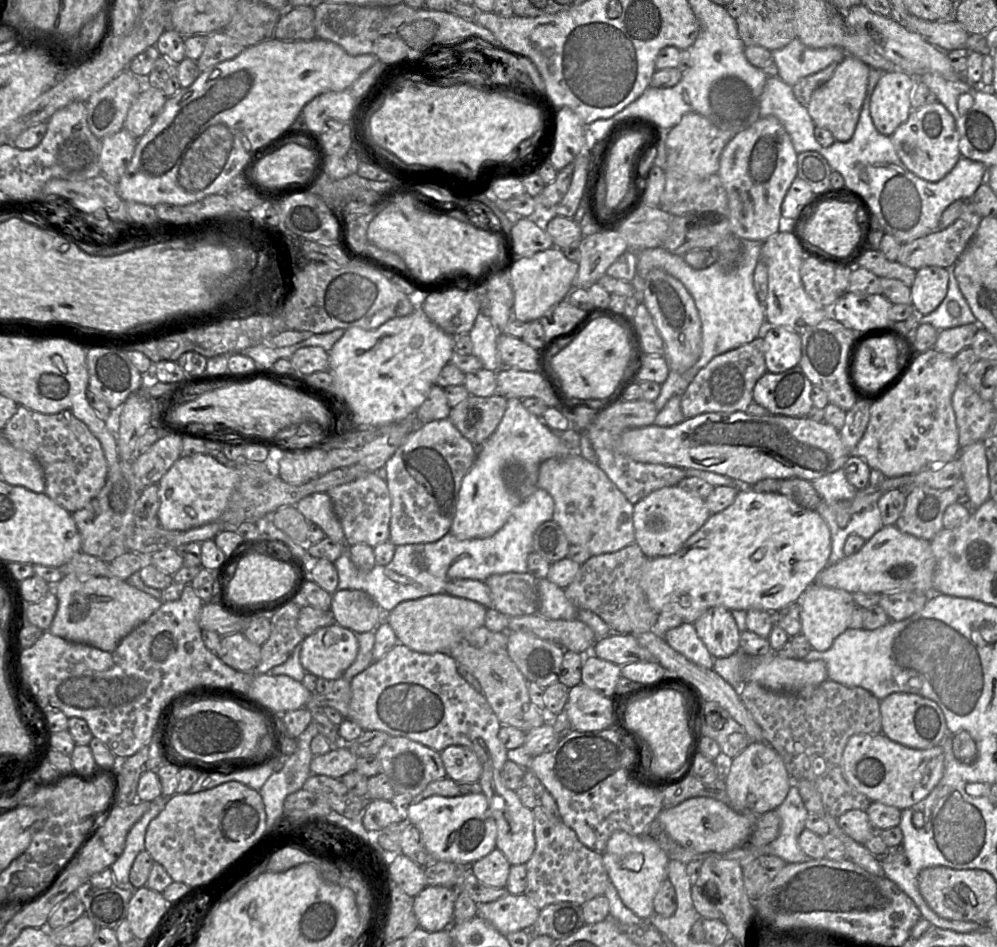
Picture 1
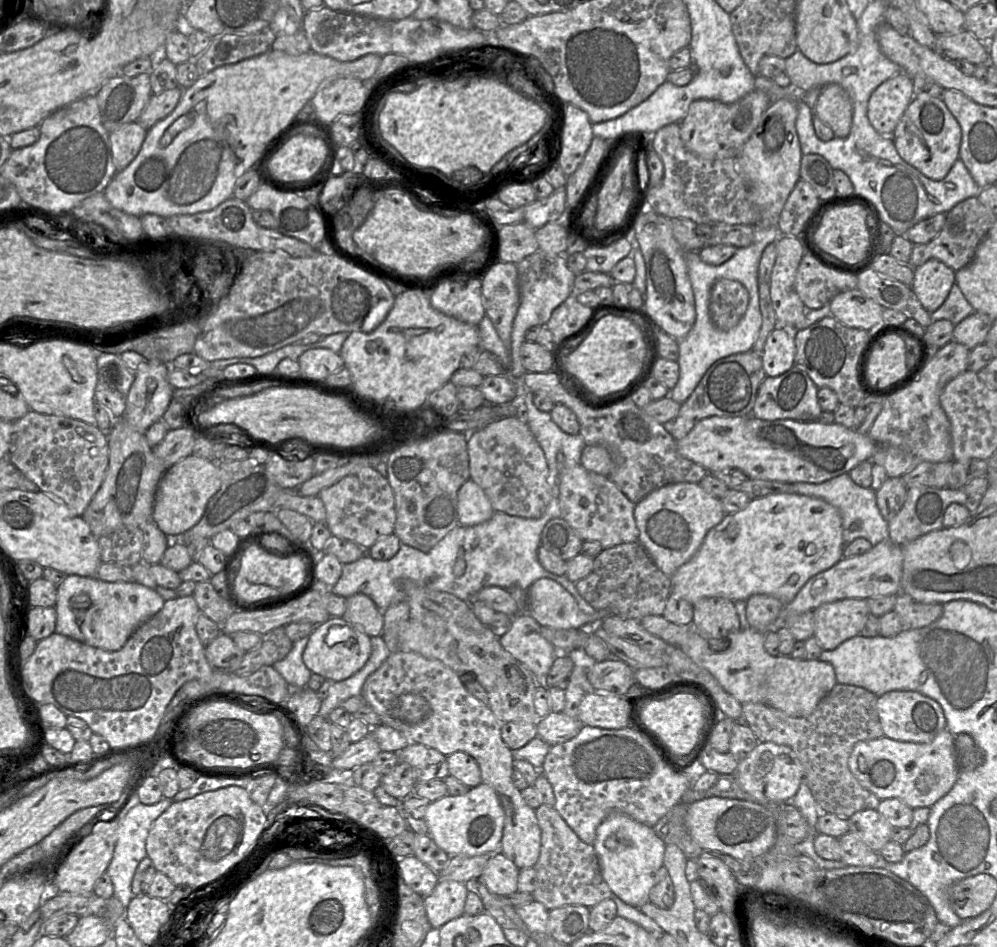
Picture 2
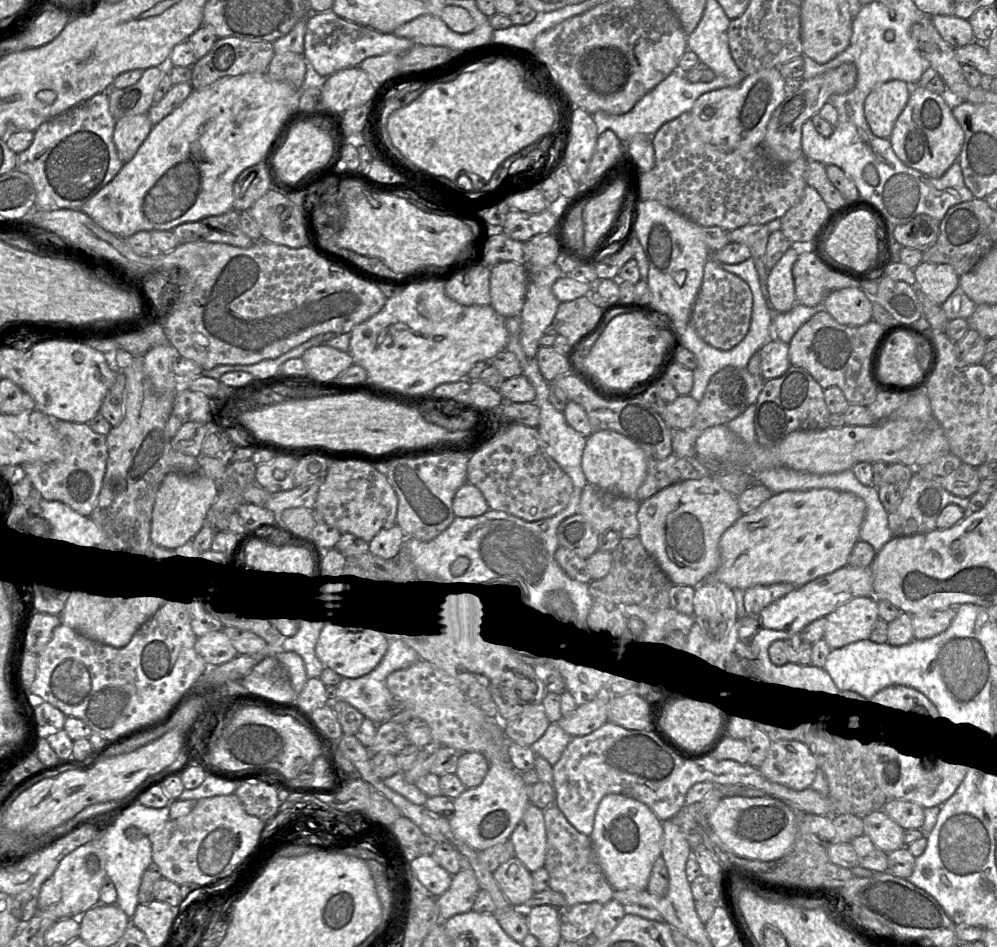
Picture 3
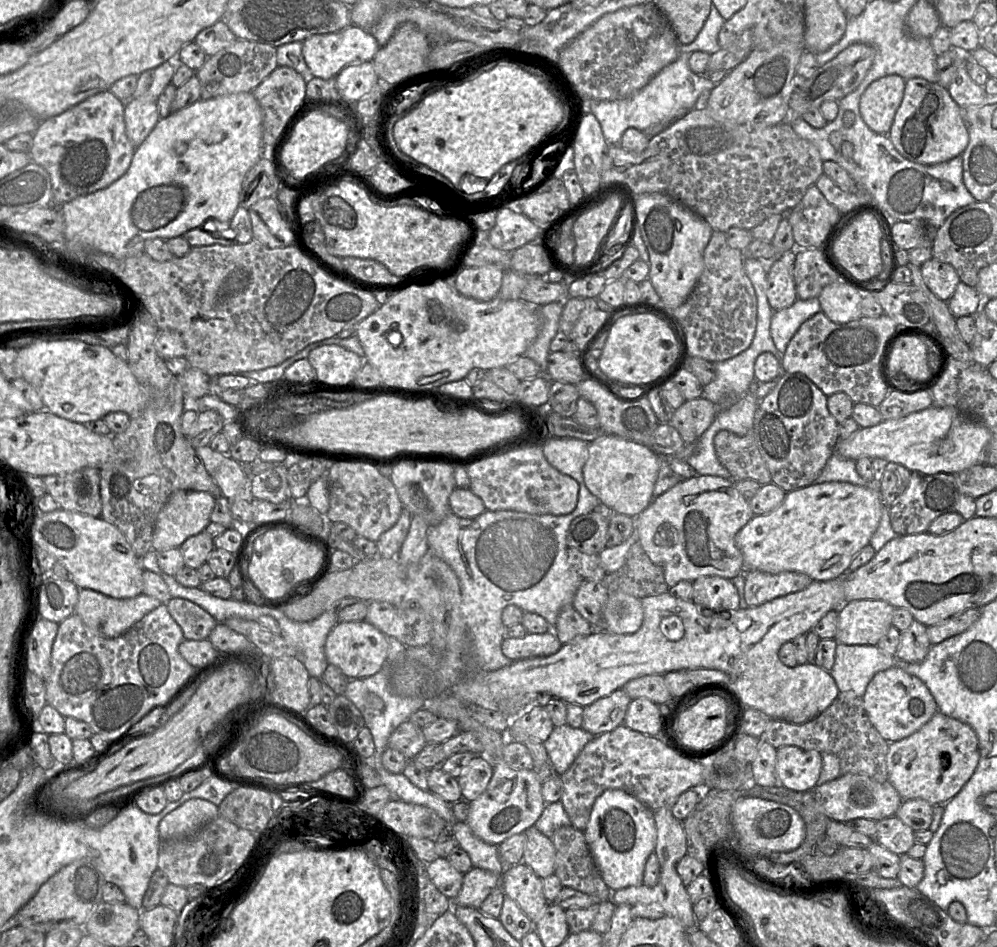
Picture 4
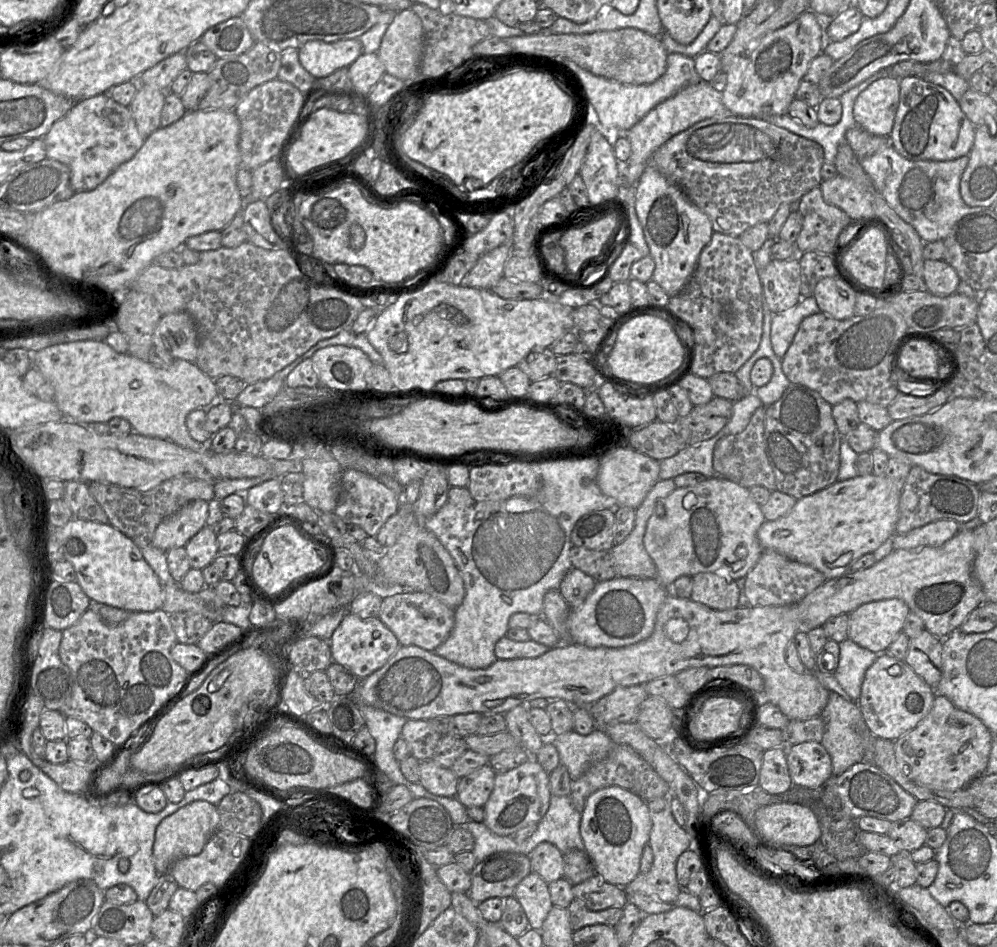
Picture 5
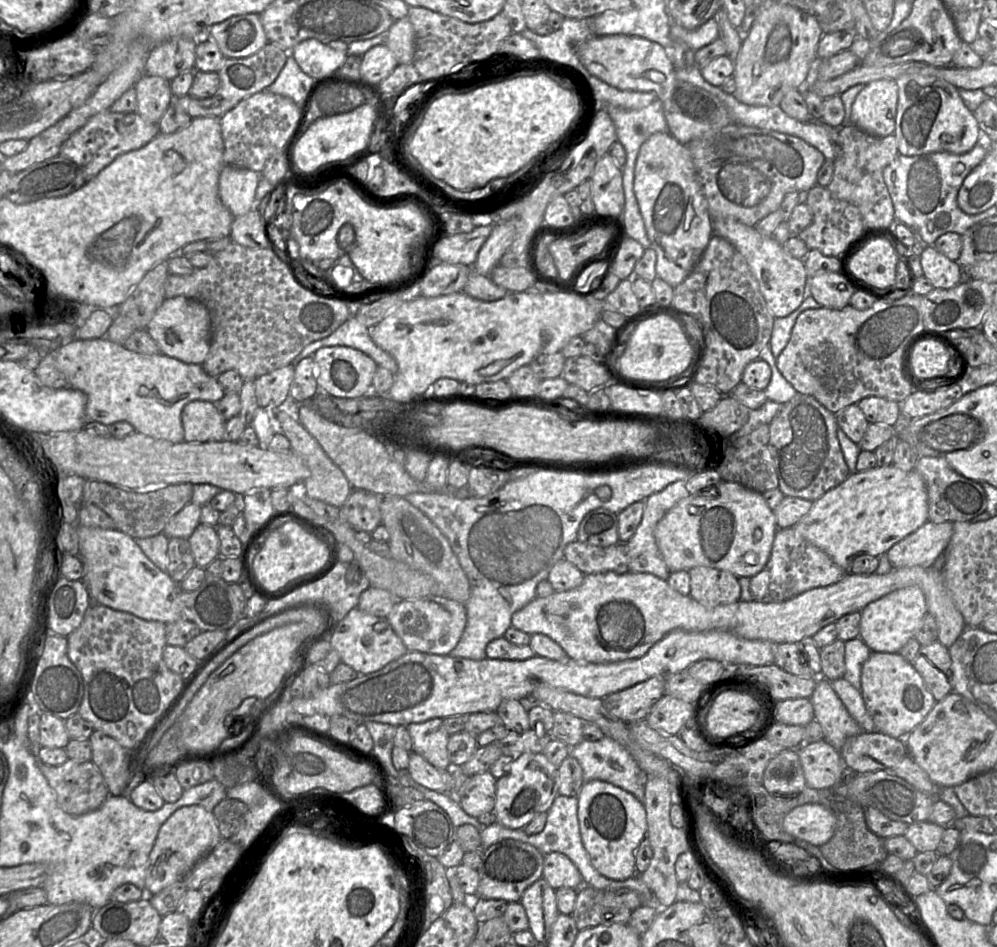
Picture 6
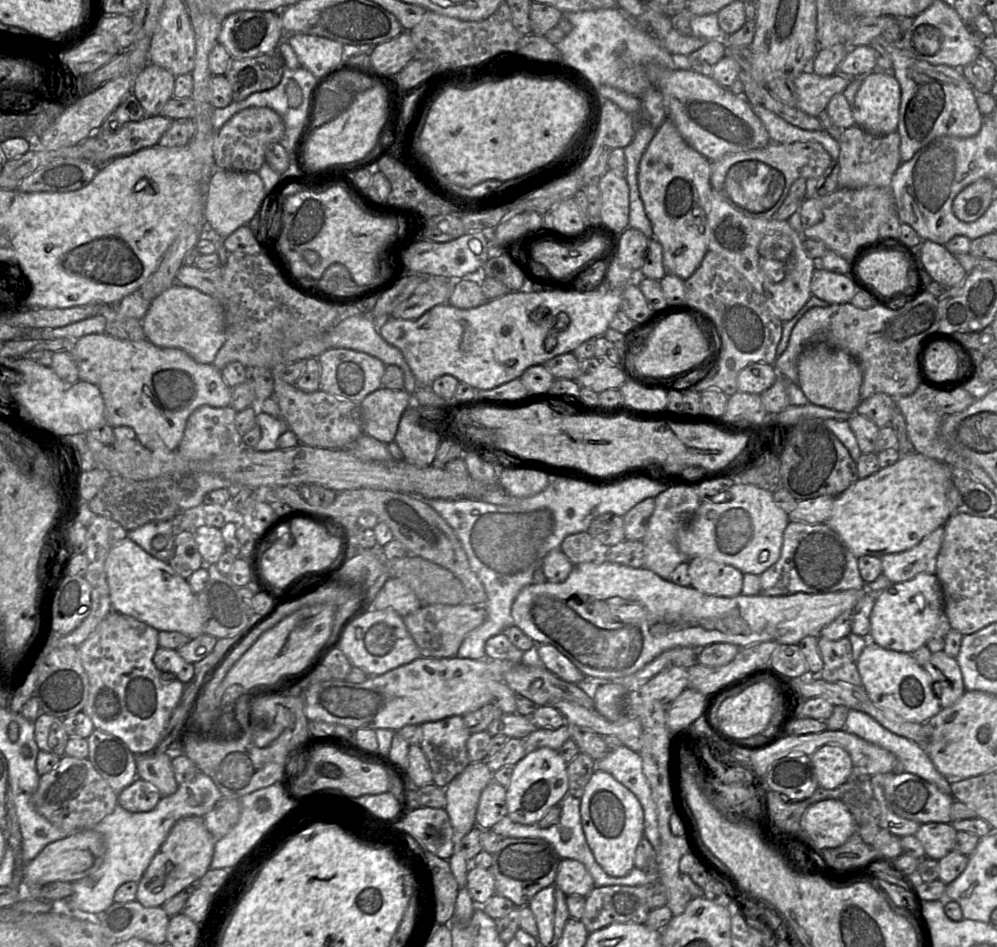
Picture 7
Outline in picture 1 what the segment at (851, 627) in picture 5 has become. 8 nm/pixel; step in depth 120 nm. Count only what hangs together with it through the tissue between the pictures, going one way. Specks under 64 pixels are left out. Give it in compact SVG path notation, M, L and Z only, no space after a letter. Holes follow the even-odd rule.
M816 582L810 584L800 600L801 633L808 639L813 649L825 651L848 627L856 603L852 594L837 588L826 587Z

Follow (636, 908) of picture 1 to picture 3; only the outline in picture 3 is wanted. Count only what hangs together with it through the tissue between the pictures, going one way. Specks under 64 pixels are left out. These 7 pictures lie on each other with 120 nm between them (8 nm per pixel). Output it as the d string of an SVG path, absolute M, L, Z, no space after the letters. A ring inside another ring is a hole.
M621 794L604 796L595 813L590 840L597 863L614 890L647 889L663 844L662 821L648 806Z

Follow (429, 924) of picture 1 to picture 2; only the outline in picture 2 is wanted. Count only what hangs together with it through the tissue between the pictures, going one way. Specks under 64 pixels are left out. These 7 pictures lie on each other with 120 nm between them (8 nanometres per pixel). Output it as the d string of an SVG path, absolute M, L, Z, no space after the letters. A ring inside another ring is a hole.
M440 880L432 893L424 898L429 923L439 929L445 923L464 914L469 890L465 883Z

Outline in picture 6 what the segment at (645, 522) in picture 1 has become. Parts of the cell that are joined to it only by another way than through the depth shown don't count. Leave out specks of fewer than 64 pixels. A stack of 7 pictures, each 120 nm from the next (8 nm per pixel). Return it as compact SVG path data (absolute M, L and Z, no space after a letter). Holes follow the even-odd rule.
M721 481L716 487L699 491L697 496L690 495L678 501L658 522L654 536L671 573L707 566L728 571L738 578L751 578L762 571L767 564L777 531L776 516L762 493L736 482Z

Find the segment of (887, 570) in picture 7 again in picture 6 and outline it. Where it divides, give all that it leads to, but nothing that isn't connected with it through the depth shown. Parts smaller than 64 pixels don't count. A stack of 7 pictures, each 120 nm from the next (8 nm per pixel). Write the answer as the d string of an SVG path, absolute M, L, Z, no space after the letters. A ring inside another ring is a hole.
M927 521L886 553L892 568L929 568L942 559L953 534L953 522Z

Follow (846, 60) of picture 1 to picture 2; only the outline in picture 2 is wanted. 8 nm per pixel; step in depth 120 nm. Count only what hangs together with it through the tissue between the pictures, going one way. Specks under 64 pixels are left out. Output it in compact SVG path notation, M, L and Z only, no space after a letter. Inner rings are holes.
M828 84L821 88L813 112L833 130L834 136L845 138L849 135L853 105L848 93L839 84Z

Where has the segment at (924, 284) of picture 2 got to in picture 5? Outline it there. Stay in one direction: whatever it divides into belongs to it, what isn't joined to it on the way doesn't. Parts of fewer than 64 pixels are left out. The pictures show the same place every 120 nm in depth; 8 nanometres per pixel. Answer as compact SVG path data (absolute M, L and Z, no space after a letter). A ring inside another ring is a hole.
M924 260L923 281L929 292L944 297L957 292L961 279L946 261Z

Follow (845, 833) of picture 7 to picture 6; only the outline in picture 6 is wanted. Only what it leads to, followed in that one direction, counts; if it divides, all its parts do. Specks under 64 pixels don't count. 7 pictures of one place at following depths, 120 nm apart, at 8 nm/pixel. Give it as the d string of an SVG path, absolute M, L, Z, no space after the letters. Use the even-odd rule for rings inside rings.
M815 803L795 807L782 821L785 832L818 847L831 839L835 827L835 815L825 806Z

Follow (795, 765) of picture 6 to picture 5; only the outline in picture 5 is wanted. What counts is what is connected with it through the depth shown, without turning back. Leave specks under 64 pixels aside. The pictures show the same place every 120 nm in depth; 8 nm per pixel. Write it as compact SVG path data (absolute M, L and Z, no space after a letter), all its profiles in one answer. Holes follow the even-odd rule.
M775 747L763 752L758 785L772 795L784 793L793 786L786 760L786 748Z

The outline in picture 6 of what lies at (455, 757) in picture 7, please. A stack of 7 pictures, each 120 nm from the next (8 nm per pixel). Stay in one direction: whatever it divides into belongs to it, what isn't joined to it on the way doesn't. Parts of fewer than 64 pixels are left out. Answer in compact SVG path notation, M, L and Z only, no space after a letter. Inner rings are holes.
M443 718L410 723L407 728L412 738L413 751L438 769L450 769L451 762L447 750L450 735L444 726Z

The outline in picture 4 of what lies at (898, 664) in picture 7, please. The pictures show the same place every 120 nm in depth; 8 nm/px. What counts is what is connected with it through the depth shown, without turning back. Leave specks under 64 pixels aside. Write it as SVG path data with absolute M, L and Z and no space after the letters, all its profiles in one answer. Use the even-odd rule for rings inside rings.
M899 667L876 673L869 682L862 700L871 724L888 743L909 737L939 711L928 687L919 678Z

